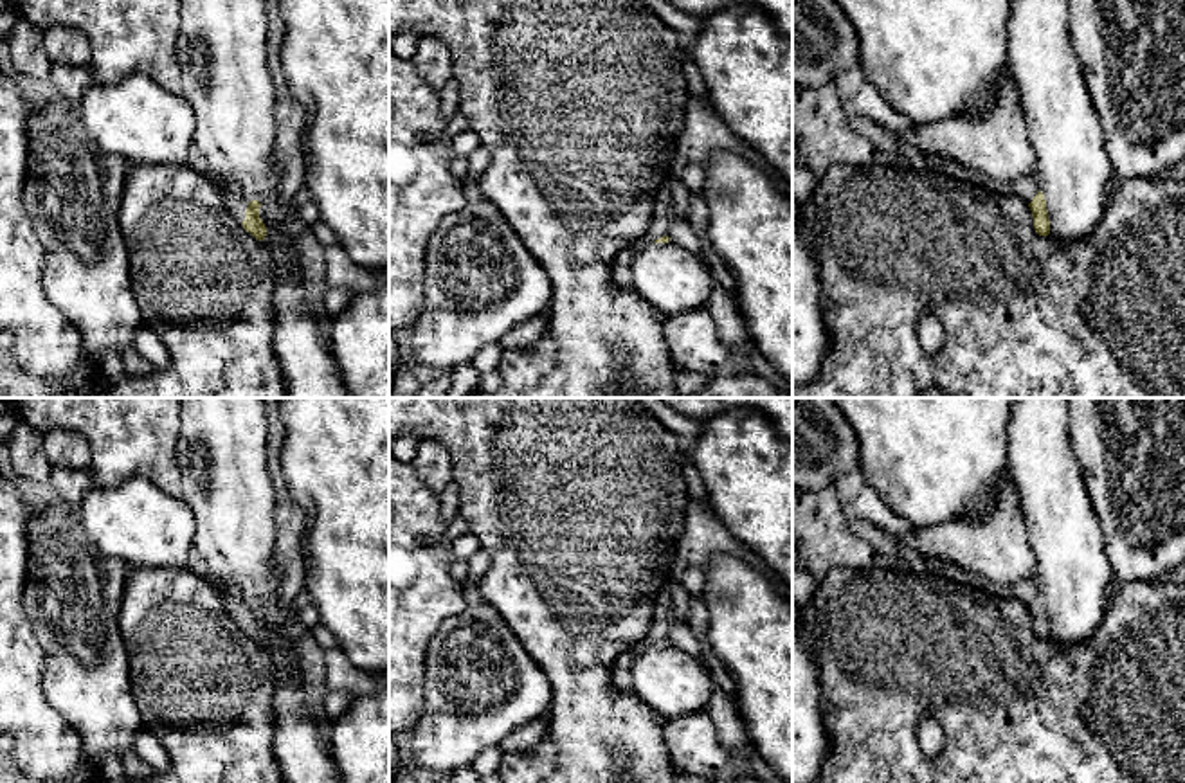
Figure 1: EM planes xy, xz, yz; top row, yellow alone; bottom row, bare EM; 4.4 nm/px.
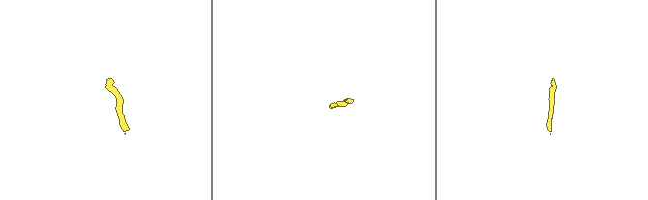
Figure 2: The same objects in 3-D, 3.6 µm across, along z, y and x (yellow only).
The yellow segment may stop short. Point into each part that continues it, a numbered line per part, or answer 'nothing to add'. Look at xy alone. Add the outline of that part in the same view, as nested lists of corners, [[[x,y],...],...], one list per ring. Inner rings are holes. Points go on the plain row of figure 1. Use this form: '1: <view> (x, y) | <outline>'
1: xy (236, 607) | [[[222,589],[222,598],[231,617],[240,625],[245,625],[249,605],[243,601],[243,598],[236,590],[229,589]]]

